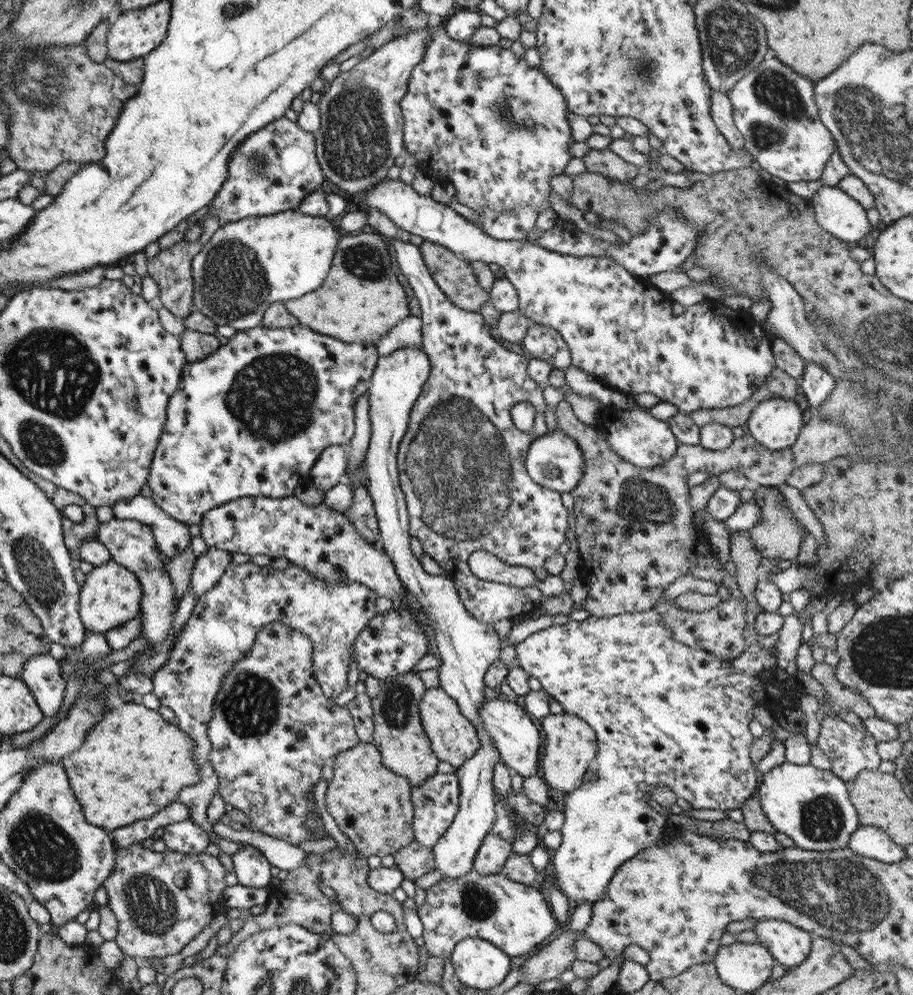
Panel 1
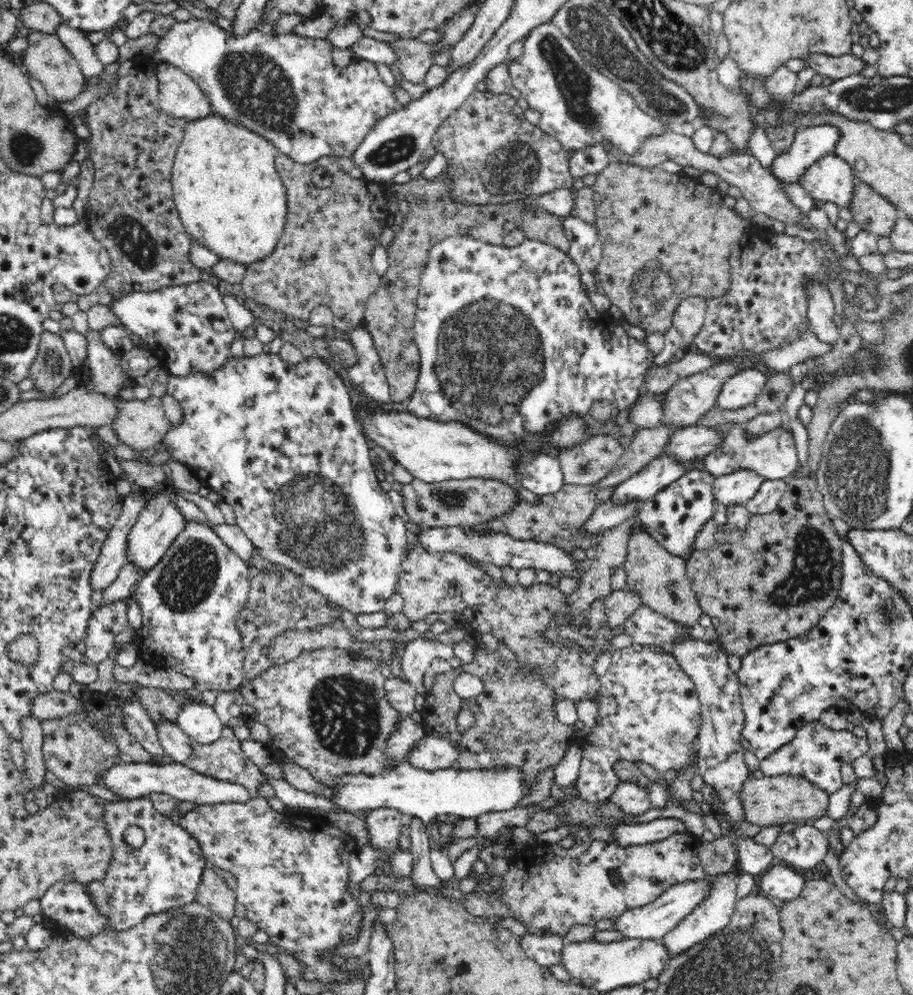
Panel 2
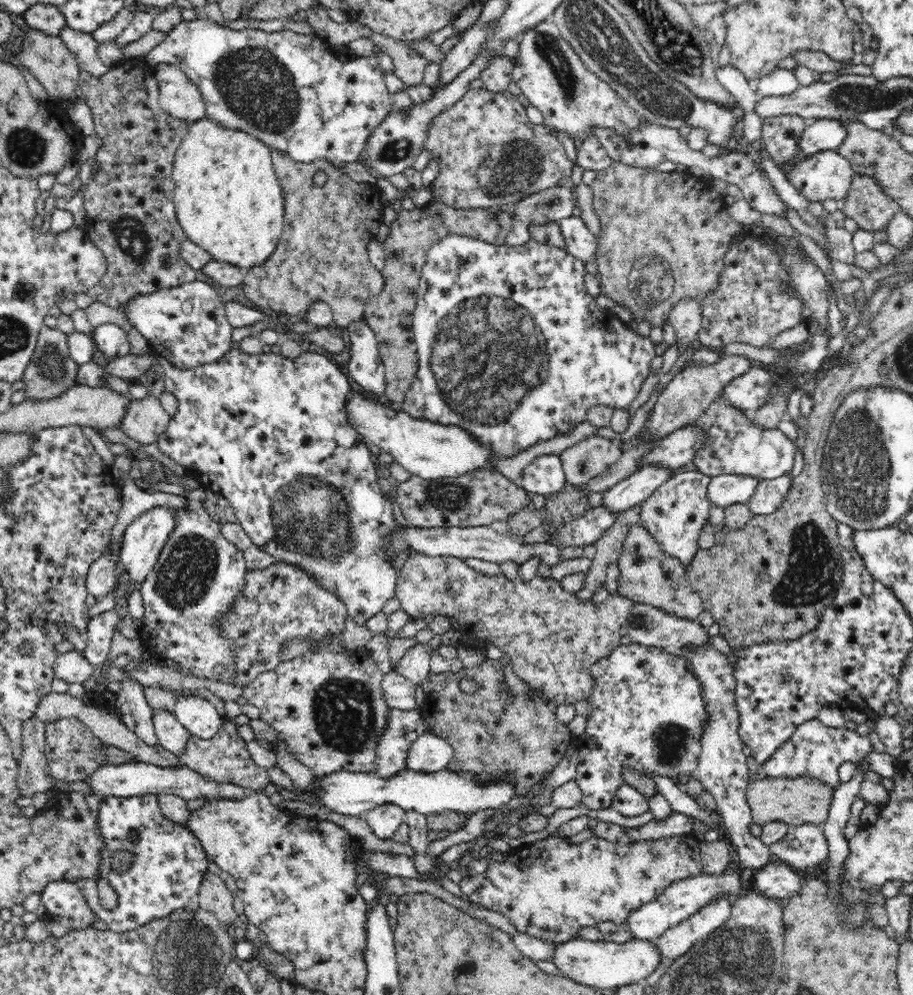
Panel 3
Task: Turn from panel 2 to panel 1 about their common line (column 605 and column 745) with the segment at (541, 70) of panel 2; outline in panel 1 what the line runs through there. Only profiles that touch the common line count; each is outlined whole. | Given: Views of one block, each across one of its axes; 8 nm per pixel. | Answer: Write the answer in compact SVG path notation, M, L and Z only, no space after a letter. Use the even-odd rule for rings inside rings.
M768 49L757 66L735 82L726 95L731 103L732 121L743 136L744 148L752 156L756 168L763 168L770 176L777 176L786 184L820 179L823 167L836 146L830 132L819 120L818 108L813 100L813 82L777 62L775 54Z

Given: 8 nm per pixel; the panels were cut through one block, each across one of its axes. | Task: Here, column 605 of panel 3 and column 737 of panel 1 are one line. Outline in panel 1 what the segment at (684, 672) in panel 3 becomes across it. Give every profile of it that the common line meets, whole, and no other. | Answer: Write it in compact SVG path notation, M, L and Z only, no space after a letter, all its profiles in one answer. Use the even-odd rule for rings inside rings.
M652 608L649 610L645 610L643 612L633 612L633 613L621 613L621 614L615 614L615 616L610 617L603 617L603 618L595 618L595 616L589 615L584 620L581 621L573 621L568 620L563 625L550 625L546 627L545 629L539 630L537 632L534 632L530 635L528 635L523 641L517 643L515 646L515 654L517 656L518 661L518 668L522 669L525 673L528 674L529 678L535 678L537 682L541 685L542 690L552 695L555 701L559 702L559 704L562 706L562 712L567 713L571 716L575 716L577 718L580 718L583 720L583 722L586 722L594 732L594 735L596 736L596 745L597 745L597 754L595 754L594 761L597 764L597 770L596 775L597 777L595 780L587 781L586 783L582 783L579 788L575 788L575 790L572 790L570 793L567 793L565 795L564 801L563 801L563 810L561 811L564 816L563 824L560 828L559 834L561 834L561 842L559 844L559 847L555 850L553 850L553 856L551 856L551 868L553 868L553 875L555 878L555 882L557 882L557 888L559 888L559 891L565 896L566 900L571 903L572 906L577 906L580 903L588 903L589 905L593 905L595 902L601 901L601 898L603 898L604 895L606 895L607 886L609 885L609 882L611 881L611 878L613 877L613 874L615 874L615 870L621 866L621 864L624 864L626 860L629 860L630 858L633 858L640 850L643 850L649 845L655 843L655 841L659 840L661 834L663 825L665 823L665 819L661 818L658 813L656 813L653 808L651 808L647 804L646 795L651 795L651 791L657 787L657 785L665 785L675 793L676 797L681 797L685 799L688 804L690 804L691 808L699 809L699 808L709 808L709 810L733 810L733 808L741 808L741 805L743 802L745 802L749 797L751 797L751 794L755 792L755 789L758 786L759 783L759 773L757 770L755 770L755 767L753 767L753 763L751 763L751 758L749 754L749 745L751 745L751 741L753 741L753 736L751 736L751 733L749 733L748 724L753 719L753 707L765 707L771 708L771 704L775 704L775 702L781 702L783 704L783 708L785 706L789 706L789 709L793 709L793 707L797 707L797 705L800 705L800 698L797 698L793 691L799 690L797 688L796 684L794 684L794 680L792 678L788 678L787 680L784 680L781 682L781 684L777 684L776 682L776 676L774 674L774 679L769 678L767 680L767 684L763 686L761 684L761 680L757 678L755 675L747 675L747 674L729 674L728 672L732 672L732 660L719 660L719 658L715 658L715 656L711 656L711 654L707 654L707 652L703 652L703 650L699 650L697 648L689 648L689 646L685 646L681 644L681 642L677 642L677 640L673 640L671 638L671 634L669 634L669 630L665 628L665 622L663 622L663 618L661 618L661 614L657 612L657 610L653 610Z

